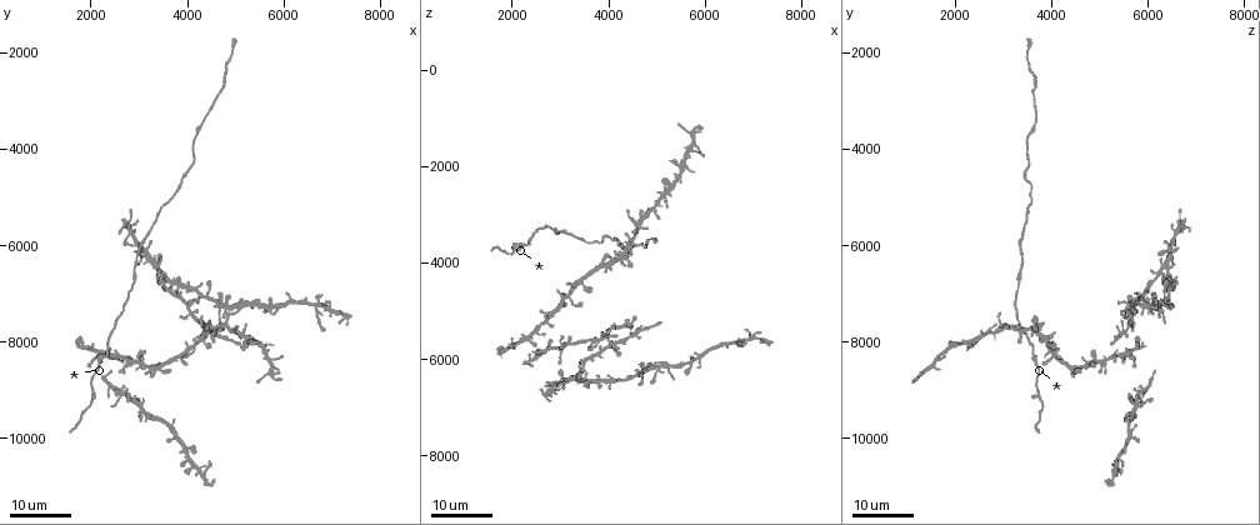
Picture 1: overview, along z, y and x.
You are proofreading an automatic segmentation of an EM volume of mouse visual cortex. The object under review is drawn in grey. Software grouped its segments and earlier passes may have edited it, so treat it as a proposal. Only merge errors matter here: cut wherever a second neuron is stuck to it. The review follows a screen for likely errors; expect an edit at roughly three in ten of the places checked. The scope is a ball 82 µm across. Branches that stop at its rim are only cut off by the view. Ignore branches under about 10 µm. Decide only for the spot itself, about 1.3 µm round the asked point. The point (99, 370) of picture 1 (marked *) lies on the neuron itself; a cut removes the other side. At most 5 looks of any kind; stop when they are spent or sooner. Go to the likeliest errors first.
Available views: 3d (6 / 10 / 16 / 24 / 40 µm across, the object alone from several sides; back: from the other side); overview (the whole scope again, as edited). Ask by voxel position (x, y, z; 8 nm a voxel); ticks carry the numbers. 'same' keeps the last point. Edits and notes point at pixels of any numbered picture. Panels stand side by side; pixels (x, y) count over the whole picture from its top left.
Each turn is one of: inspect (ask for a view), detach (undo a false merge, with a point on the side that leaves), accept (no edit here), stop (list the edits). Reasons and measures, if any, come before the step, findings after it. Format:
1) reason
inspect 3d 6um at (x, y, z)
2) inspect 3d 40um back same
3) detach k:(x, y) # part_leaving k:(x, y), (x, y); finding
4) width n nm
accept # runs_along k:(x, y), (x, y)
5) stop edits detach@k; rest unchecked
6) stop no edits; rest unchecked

four-way junction
inspect 3d 16um at (3500, 6600, 6250)

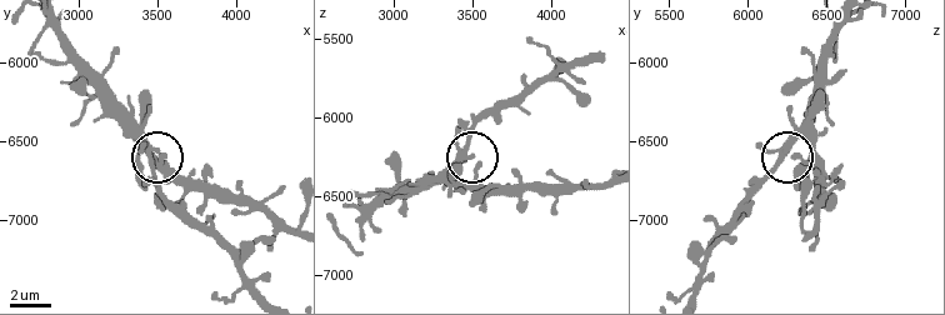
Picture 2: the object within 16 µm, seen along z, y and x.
inspect 3d 6um at (3440, 6580, 6200)

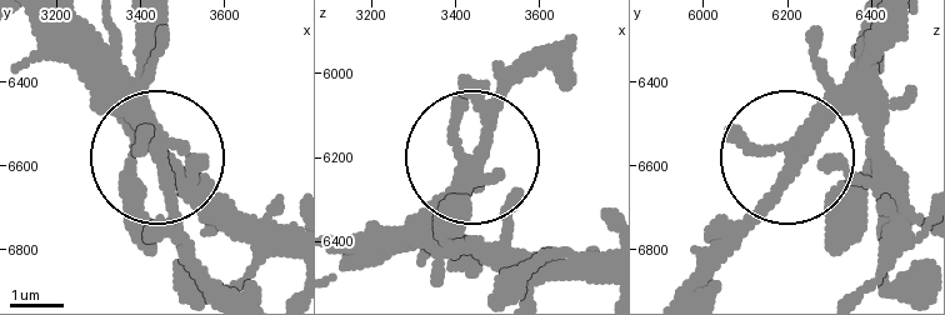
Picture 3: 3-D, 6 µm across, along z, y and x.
width 260 nm
accept # one neuron here

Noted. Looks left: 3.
four arms meet
inspect 3d 24um at (4050, 7400, 5650)

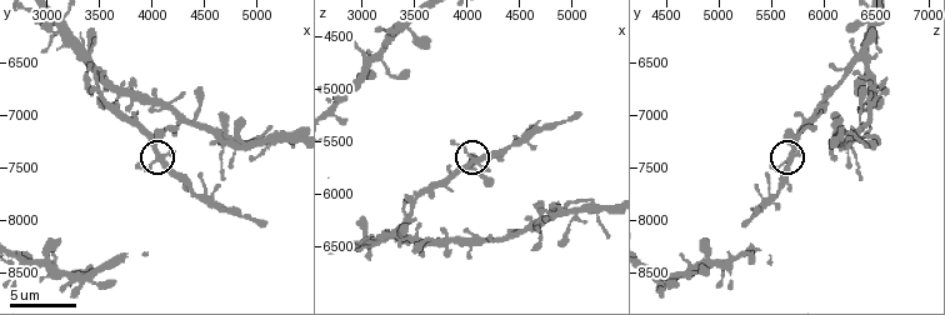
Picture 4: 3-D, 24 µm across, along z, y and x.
inspect 3d 6um at (4080, 7360, 5680)

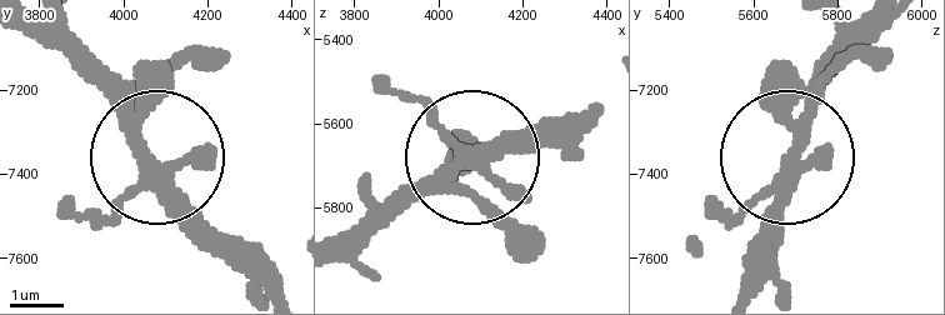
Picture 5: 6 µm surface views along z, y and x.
accept # one neuron here

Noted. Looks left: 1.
stop no edits; rest unchecked

